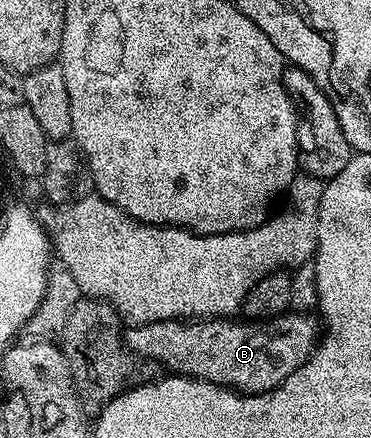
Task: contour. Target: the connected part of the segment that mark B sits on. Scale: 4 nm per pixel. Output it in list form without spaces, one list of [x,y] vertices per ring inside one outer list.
[[[285,313],[263,321],[245,321],[240,317],[199,321],[167,319],[161,323],[129,326],[123,332],[124,346],[133,355],[158,363],[165,372],[173,375],[185,375],[188,379],[203,379],[205,383],[227,387],[245,395],[261,395],[284,384],[286,377],[290,377],[290,373],[298,370],[312,356],[322,335],[321,324],[315,318],[312,320],[312,317],[308,313]]]

